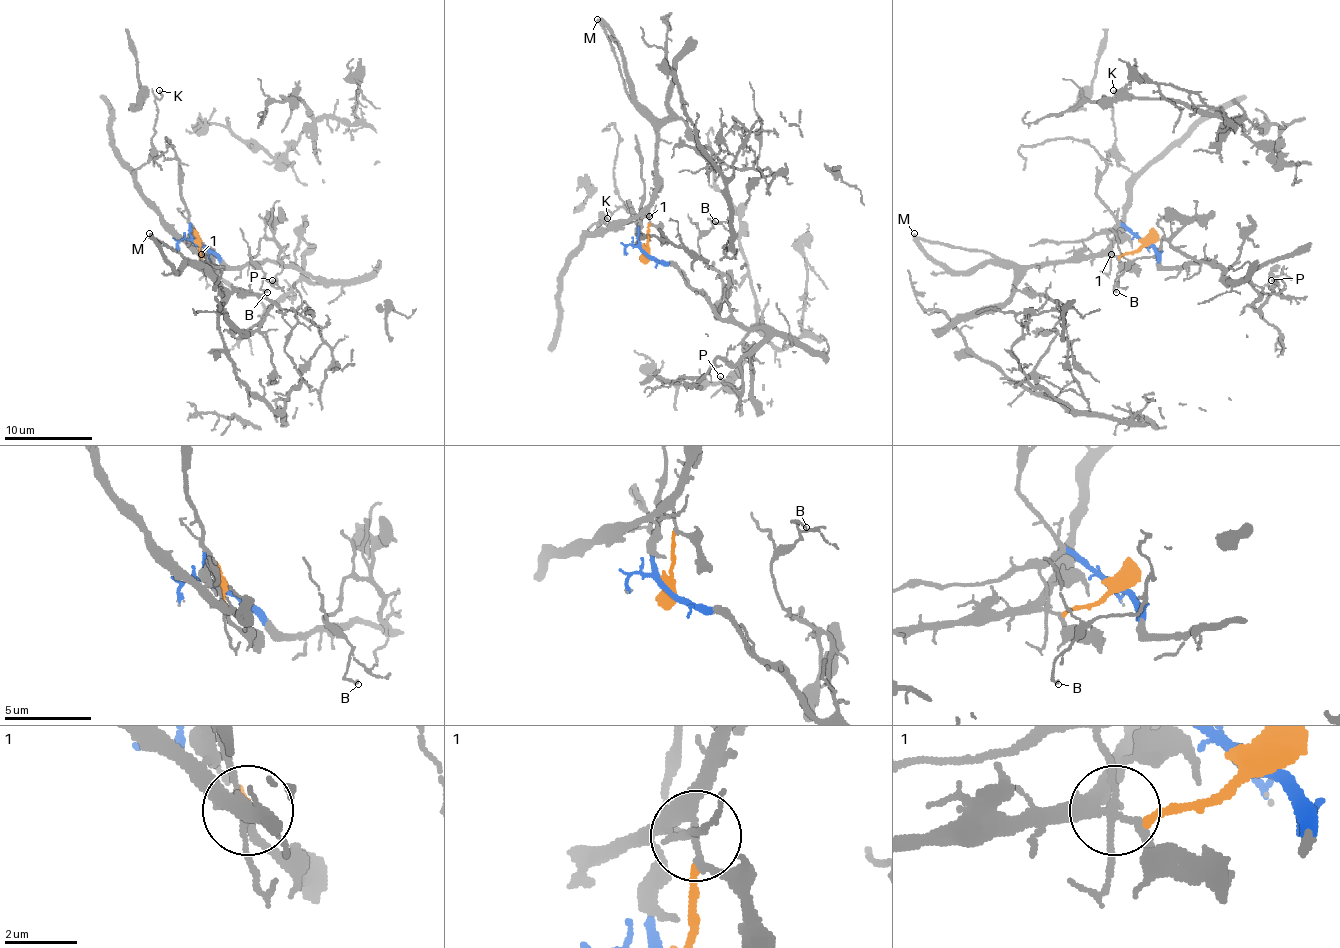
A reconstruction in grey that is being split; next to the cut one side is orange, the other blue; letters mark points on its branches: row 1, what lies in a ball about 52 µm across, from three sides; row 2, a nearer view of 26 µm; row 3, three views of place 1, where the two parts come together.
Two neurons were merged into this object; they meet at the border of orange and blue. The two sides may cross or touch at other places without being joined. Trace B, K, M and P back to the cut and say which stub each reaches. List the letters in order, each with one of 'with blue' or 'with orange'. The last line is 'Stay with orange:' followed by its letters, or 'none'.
B: with blue
K: with orange
M: with orange
P: with blue
Stay with orange: K, M

